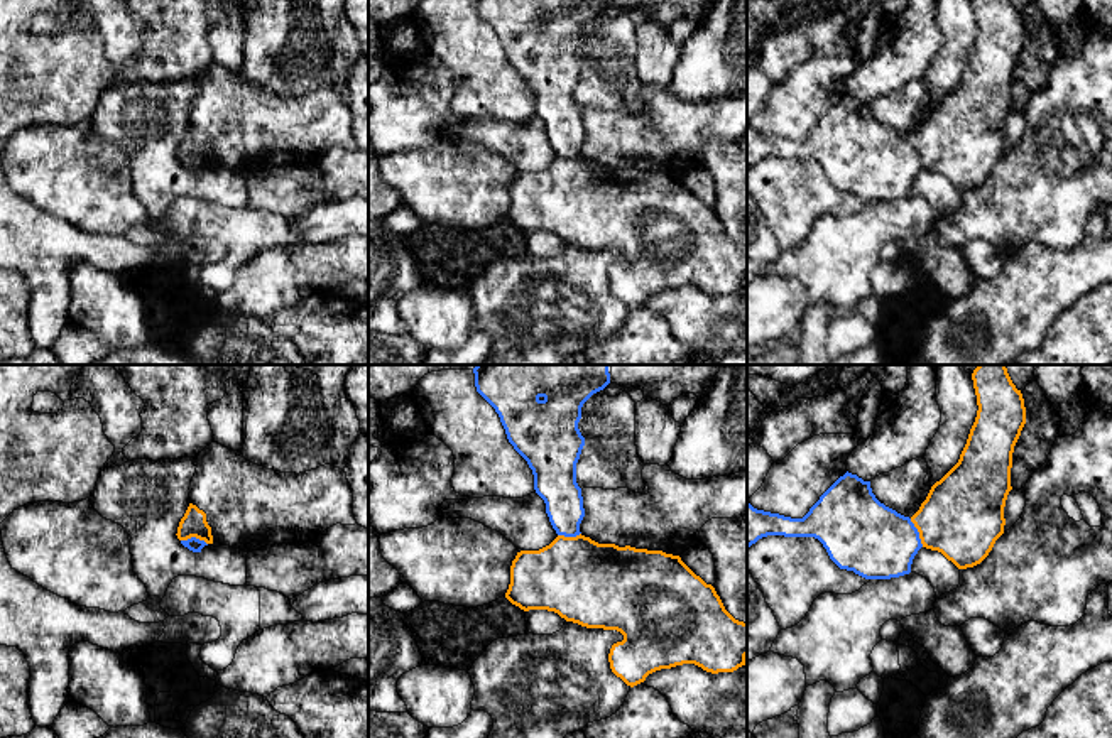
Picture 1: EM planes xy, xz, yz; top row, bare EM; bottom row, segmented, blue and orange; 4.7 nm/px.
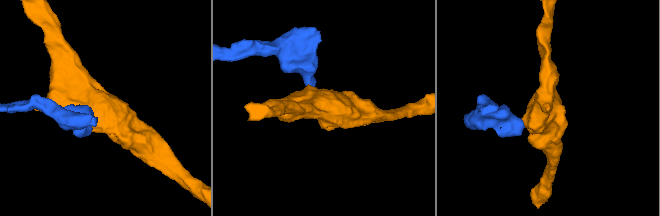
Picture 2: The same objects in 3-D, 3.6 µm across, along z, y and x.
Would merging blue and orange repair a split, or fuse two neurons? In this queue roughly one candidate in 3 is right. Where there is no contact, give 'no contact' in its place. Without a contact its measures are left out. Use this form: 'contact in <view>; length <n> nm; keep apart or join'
contact in yz; length 150 nm; keep apart

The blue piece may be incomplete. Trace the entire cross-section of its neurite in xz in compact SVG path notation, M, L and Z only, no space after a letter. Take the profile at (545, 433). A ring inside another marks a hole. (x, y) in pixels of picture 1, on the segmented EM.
M477 365L477 392L495 409L509 442L527 461L534 490L546 503L546 513L558 535L580 535L585 517L576 463L585 446L578 429L583 404L610 382L624 388L637 387L644 397L668 405L683 393L701 400L720 365Z

